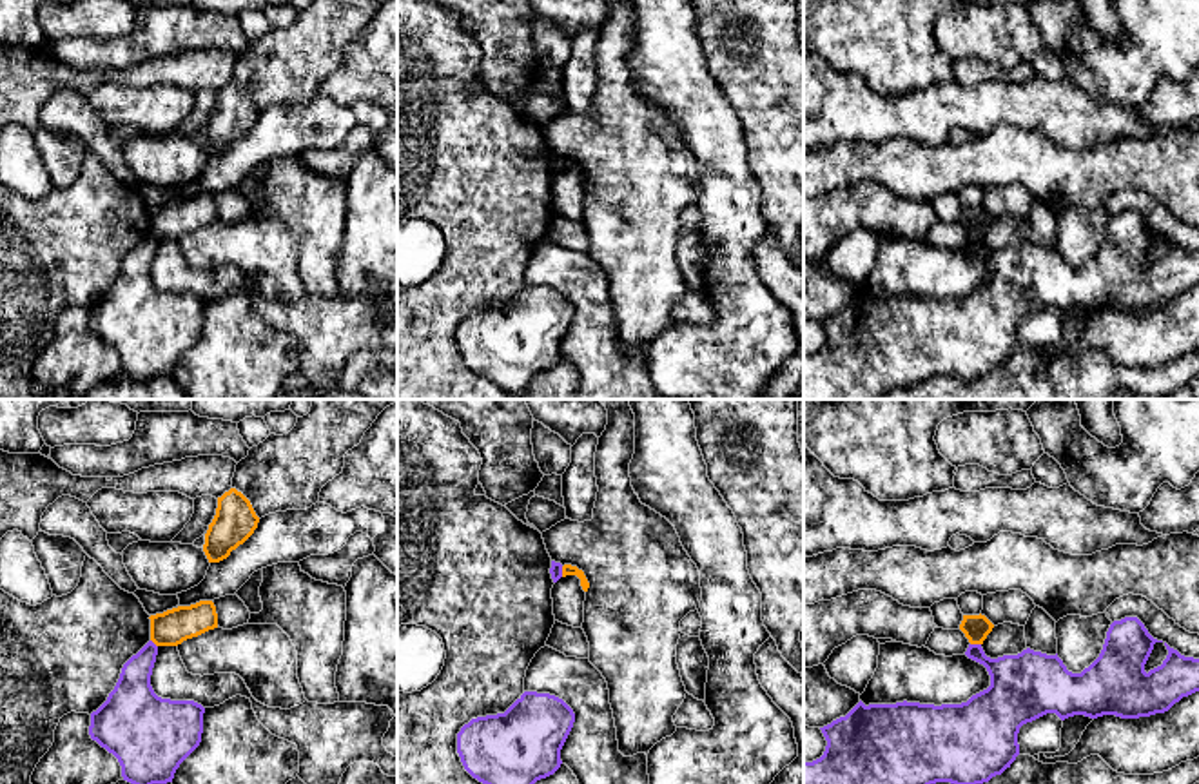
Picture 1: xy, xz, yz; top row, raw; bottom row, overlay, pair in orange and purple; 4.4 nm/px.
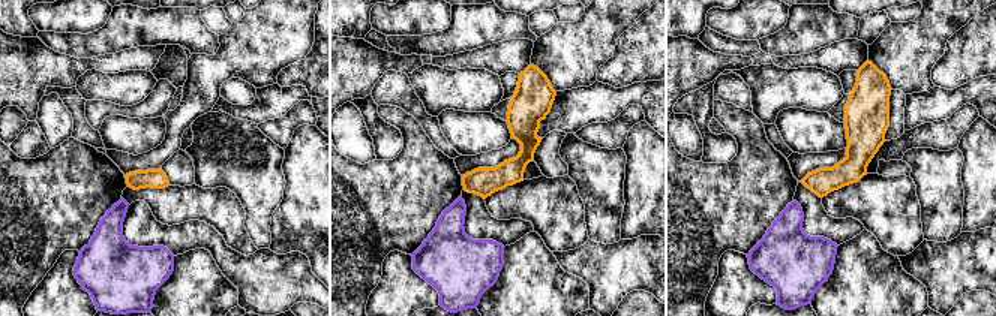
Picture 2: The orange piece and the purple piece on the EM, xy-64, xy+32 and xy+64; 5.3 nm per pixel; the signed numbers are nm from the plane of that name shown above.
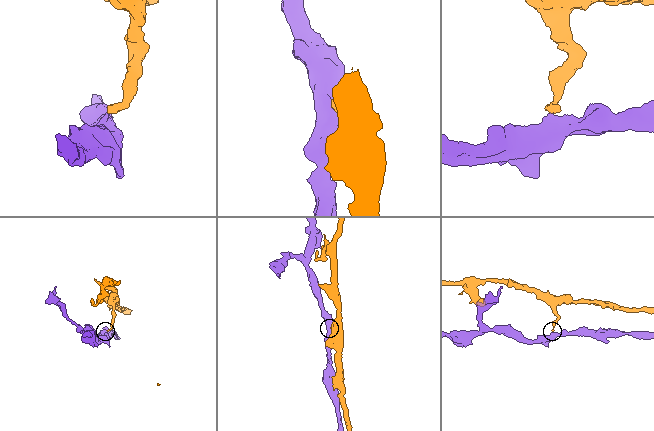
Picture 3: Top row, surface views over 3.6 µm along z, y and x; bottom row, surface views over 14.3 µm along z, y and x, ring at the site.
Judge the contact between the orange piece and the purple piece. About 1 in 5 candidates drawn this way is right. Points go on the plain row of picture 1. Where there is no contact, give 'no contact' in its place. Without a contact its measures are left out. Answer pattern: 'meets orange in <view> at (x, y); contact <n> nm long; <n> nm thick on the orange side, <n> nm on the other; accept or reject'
meets orange in xz at (563, 166); contact 50 nm long; 50 nm thick on the orange side, 60 nm on the other; reject

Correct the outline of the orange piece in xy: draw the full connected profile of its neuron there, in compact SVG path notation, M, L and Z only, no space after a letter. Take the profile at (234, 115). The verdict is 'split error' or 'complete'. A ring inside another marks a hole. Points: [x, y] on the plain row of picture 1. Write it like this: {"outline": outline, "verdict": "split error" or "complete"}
{"outline": "M236 82L218 91L216 109L209 118L203 138L209 156L227 152L232 143L254 127L258 116L259 111L250 94Z", "verdict": "complete"}

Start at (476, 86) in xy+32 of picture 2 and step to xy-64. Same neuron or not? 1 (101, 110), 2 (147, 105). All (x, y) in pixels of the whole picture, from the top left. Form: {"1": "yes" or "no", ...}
{"1": "no", "2": "no"}

